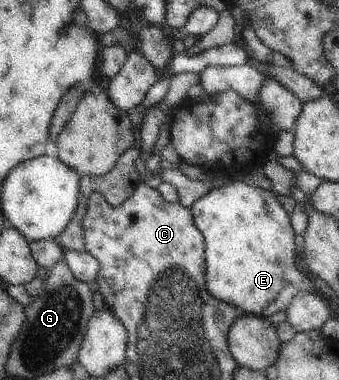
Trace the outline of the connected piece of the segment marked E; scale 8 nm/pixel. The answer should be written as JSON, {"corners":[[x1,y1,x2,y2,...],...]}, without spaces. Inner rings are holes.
{"corners":[[240,178,238,181,235,181,230,185,211,189,204,197,202,197,202,199,199,199,194,205,192,205,191,212,195,226,202,232,205,239,206,287,216,299,242,308,245,313,248,312,270,318,272,315,276,315,279,311,286,311,294,297,306,289,308,278,296,268,295,261,297,253,296,243,294,242,294,237,296,237,296,235,290,224,290,214,284,210,279,196,272,191,260,188,260,186,253,187,252,185,248,185]]}

